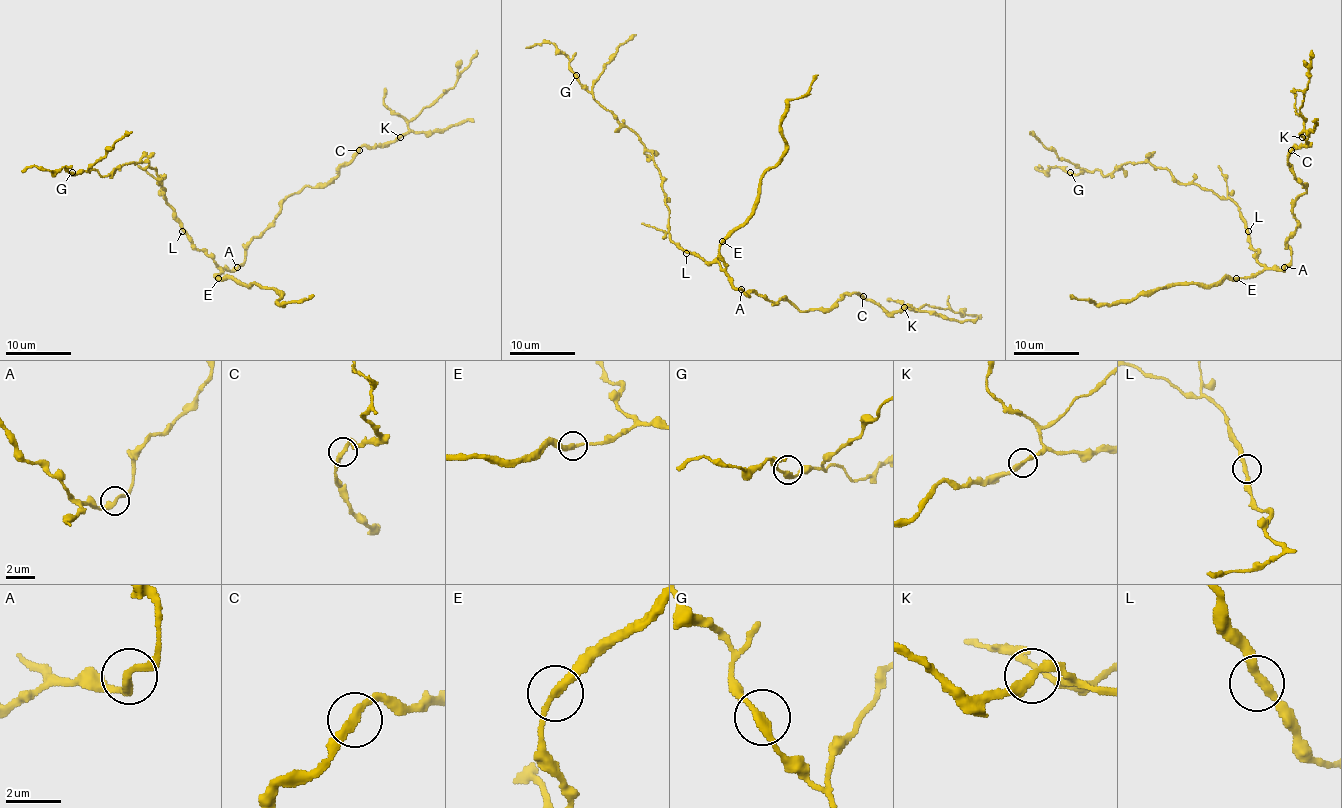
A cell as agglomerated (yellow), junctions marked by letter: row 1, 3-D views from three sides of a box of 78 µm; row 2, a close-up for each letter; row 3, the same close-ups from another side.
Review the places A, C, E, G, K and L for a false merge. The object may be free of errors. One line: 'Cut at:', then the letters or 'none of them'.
Cut at: E

